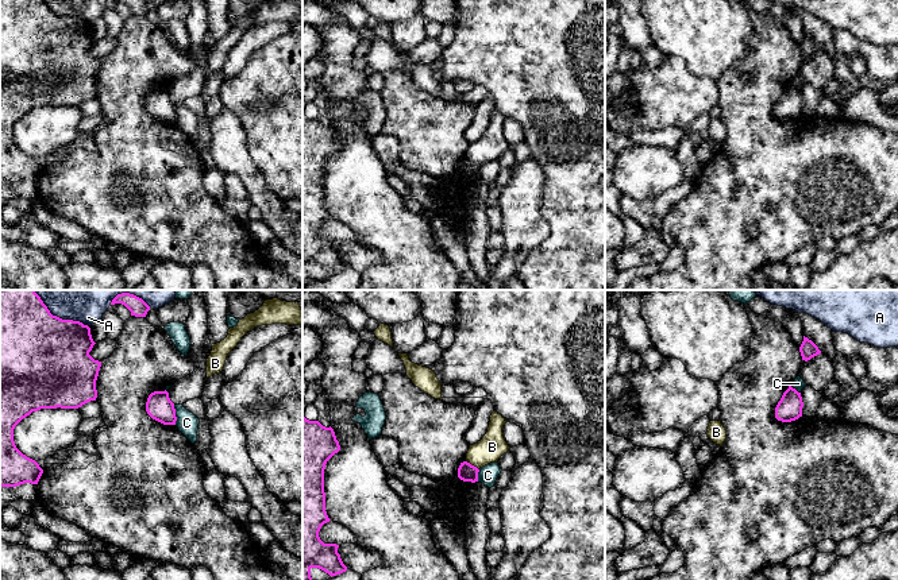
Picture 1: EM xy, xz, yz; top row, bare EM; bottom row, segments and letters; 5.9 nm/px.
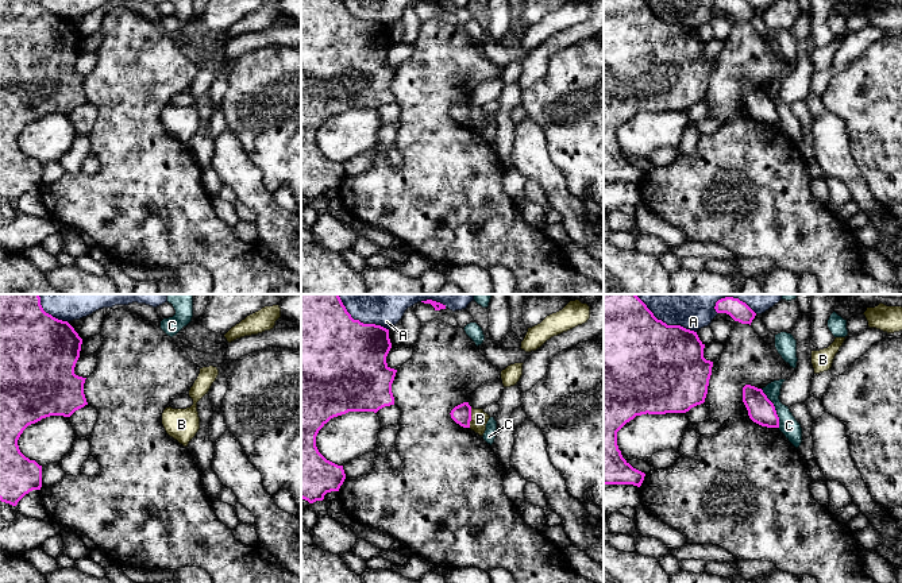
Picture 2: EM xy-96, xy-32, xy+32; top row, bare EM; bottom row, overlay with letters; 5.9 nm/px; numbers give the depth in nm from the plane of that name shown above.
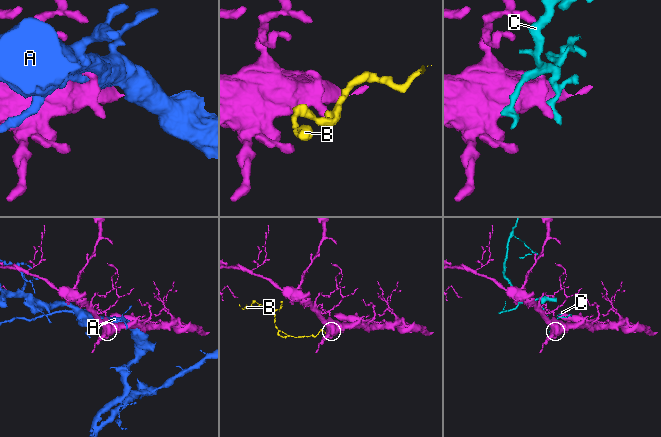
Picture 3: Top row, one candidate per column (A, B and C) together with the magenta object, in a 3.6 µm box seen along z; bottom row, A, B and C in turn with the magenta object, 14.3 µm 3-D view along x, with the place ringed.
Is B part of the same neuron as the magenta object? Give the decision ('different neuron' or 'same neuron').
different neuron

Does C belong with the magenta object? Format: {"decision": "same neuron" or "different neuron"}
{"decision": "different neuron"}

